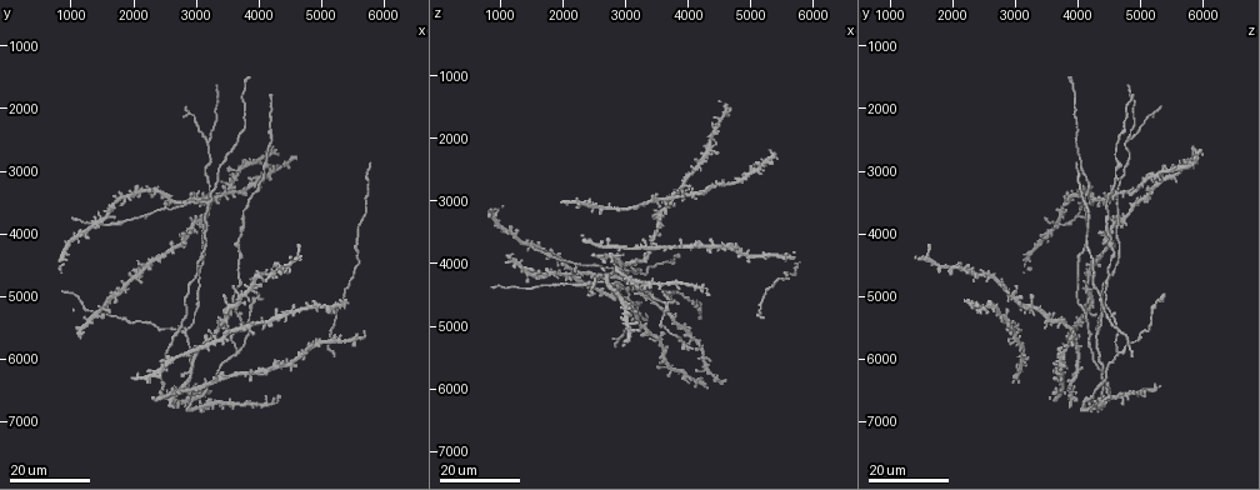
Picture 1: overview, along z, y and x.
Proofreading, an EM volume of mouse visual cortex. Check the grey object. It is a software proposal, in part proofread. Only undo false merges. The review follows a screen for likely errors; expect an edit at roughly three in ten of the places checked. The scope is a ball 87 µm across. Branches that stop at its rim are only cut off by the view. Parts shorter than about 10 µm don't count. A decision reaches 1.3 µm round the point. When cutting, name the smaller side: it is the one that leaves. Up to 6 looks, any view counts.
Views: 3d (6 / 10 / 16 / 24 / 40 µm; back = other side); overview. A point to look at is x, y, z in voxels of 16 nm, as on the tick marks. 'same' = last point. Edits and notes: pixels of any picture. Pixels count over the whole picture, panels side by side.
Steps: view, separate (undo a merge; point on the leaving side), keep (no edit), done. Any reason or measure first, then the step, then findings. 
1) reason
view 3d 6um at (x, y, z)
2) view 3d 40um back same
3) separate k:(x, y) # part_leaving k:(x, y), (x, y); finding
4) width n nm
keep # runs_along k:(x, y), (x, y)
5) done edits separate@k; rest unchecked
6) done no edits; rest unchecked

three arms meet
view 3d 24um at (3650, 5950, 4650)

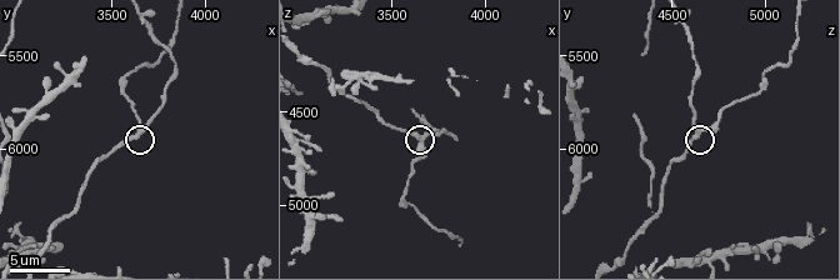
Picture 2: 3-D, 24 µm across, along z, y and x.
view 3d 6um at (3660, 5900, 4660)

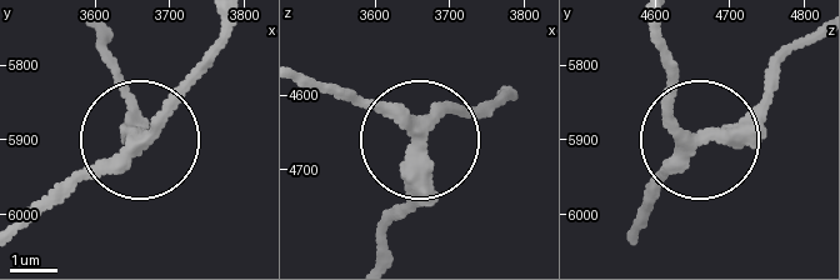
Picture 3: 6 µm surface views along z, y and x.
arms 3
keep # runs_along 3:(29, 215), (136, 139), (100, 36); continuous, no second neuron

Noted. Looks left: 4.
four or more arms meet
view 3d 16um at (2800, 5550, 4300)

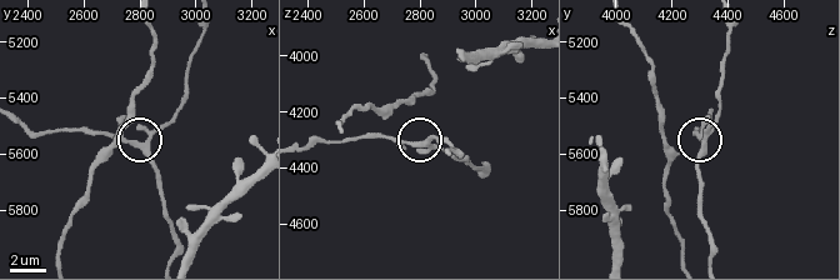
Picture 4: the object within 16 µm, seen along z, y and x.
view 3d 6um at (2810, 5570, 4310)

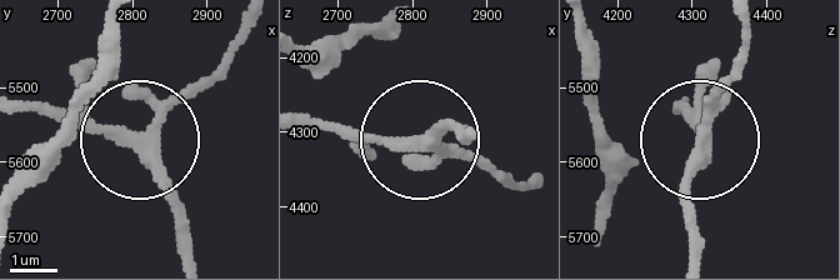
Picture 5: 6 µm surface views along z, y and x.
width 280 nm
keep # runs_along 5:(474, 136), (310, 129); one neuron here

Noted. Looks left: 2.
a fork
view 3d 16um at (3200, 2500, 4750)

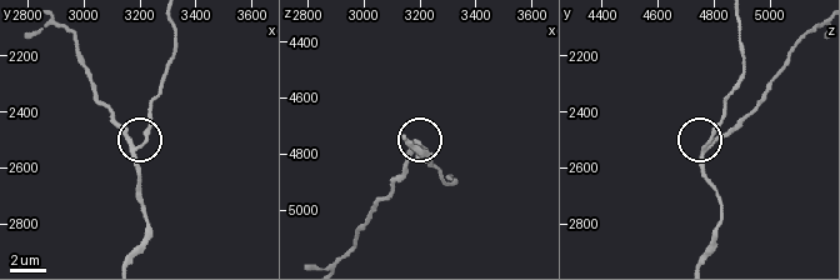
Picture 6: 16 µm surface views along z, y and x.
view 3d 6um at (3190, 2520, 4770)

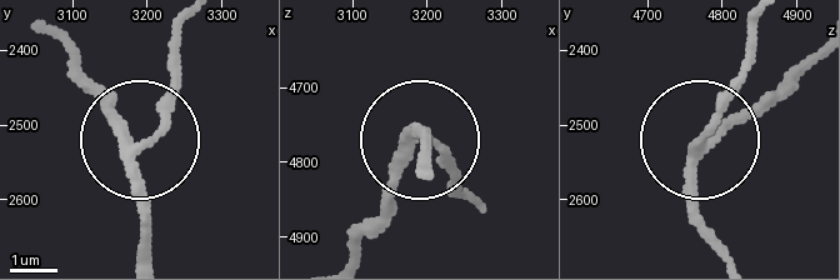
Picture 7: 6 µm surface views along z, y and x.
side_arm 15 um
keep # runs_along 7:(153, 250), (141, 154), (74, 63); continuous, no second neuron

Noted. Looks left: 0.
done no edits; rest unchecked

